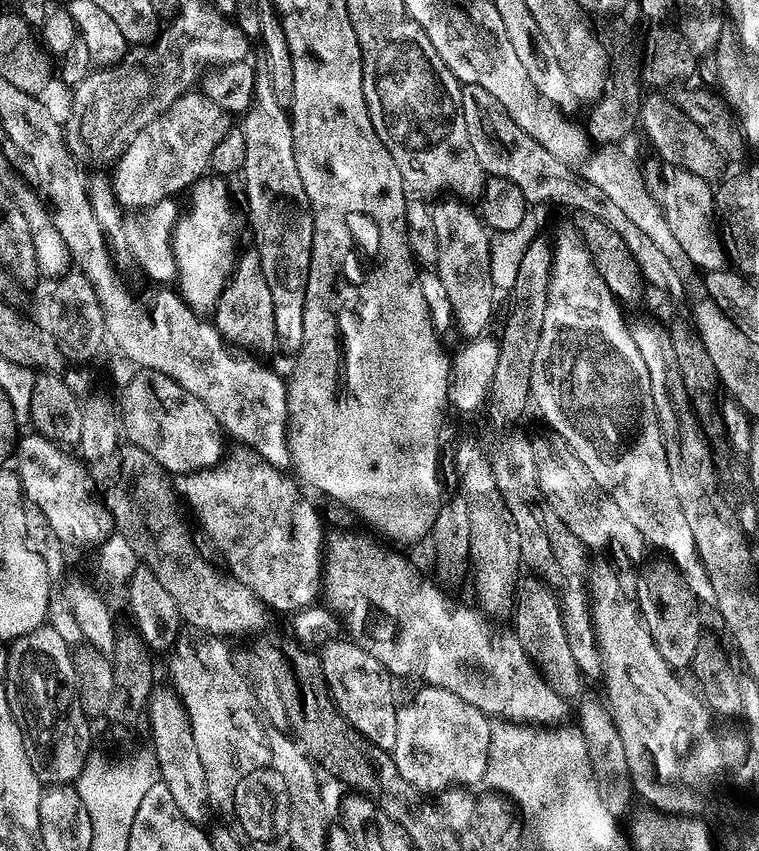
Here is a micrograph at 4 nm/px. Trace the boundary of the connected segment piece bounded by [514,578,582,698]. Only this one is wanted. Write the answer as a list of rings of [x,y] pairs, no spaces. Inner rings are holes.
[[[531,579],[519,585],[518,595],[514,600],[514,613],[516,612],[514,631],[518,642],[524,644],[528,657],[533,660],[537,668],[547,673],[562,696],[573,698],[572,696],[577,695],[576,697],[579,697],[582,671],[574,660],[569,639],[566,638],[562,603],[560,604],[559,598],[551,592],[553,589],[544,580]]]

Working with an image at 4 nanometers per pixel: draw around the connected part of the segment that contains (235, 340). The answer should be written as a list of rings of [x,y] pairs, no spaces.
[[[255,251],[241,255],[235,261],[230,281],[220,296],[218,313],[220,322],[218,329],[229,345],[264,344],[275,341],[274,298],[270,298],[270,286],[266,286],[266,278],[260,268],[260,257]]]

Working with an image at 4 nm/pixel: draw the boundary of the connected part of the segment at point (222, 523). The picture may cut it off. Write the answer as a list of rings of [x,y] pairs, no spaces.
[[[240,450],[232,457],[225,459],[223,462],[216,465],[214,468],[206,468],[199,472],[189,472],[181,475],[178,480],[178,492],[181,497],[186,501],[190,507],[196,511],[198,519],[204,523],[204,528],[208,531],[209,536],[218,547],[224,551],[224,556],[228,559],[228,564],[231,575],[240,583],[245,584],[252,593],[268,605],[273,613],[288,612],[288,614],[295,614],[302,611],[304,608],[311,608],[317,603],[316,595],[321,595],[322,592],[322,557],[326,552],[326,531],[324,532],[324,524],[320,521],[320,516],[316,512],[312,512],[309,516],[304,516],[304,496],[300,493],[300,488],[291,480],[287,475],[287,471],[276,468],[270,462],[264,460],[262,457],[253,454],[248,450]]]

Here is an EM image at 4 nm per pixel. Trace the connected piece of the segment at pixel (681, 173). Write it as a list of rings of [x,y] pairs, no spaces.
[[[665,167],[664,181],[660,184],[658,203],[669,228],[678,240],[678,245],[689,256],[692,266],[704,268],[705,273],[725,267],[725,245],[712,229],[714,223],[714,192],[709,183],[681,168]]]

